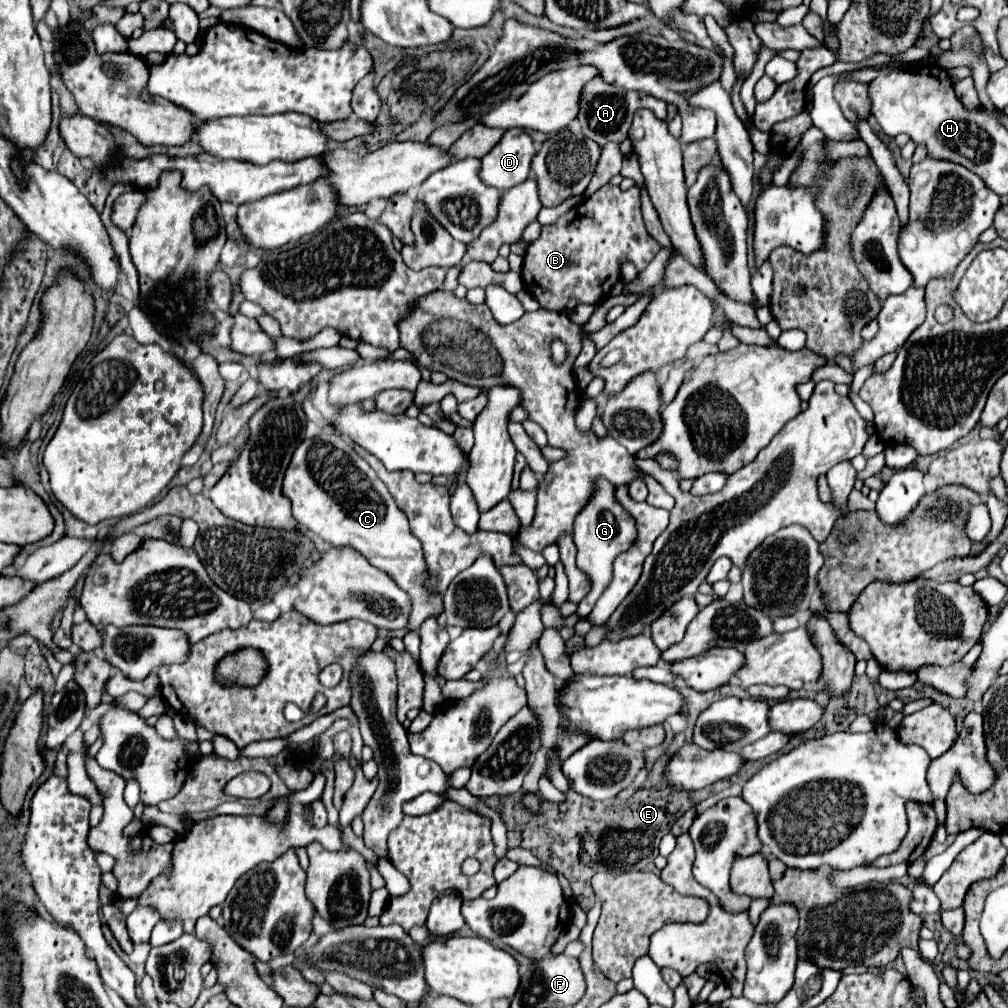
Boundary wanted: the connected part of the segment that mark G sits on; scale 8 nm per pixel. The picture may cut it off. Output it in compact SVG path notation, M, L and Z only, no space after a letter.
M606 480L596 482L596 492L592 494L592 500L584 506L584 510L576 516L574 522L574 544L578 548L576 566L588 576L590 580L590 592L584 596L584 600L578 604L578 614L584 618L592 612L596 600L602 596L602 592L612 582L612 562L620 552L626 552L636 542L636 520L618 504L614 502L614 488Z

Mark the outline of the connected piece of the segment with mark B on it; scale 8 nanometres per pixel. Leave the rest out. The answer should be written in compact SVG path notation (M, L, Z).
M606 184L560 216L556 224L542 226L540 238L526 250L522 278L526 290L542 308L570 312L576 304L598 304L610 294L612 286L620 280L622 258L632 260L638 272L642 272L658 250L660 246L648 236L642 222L638 188L622 192L614 184Z

